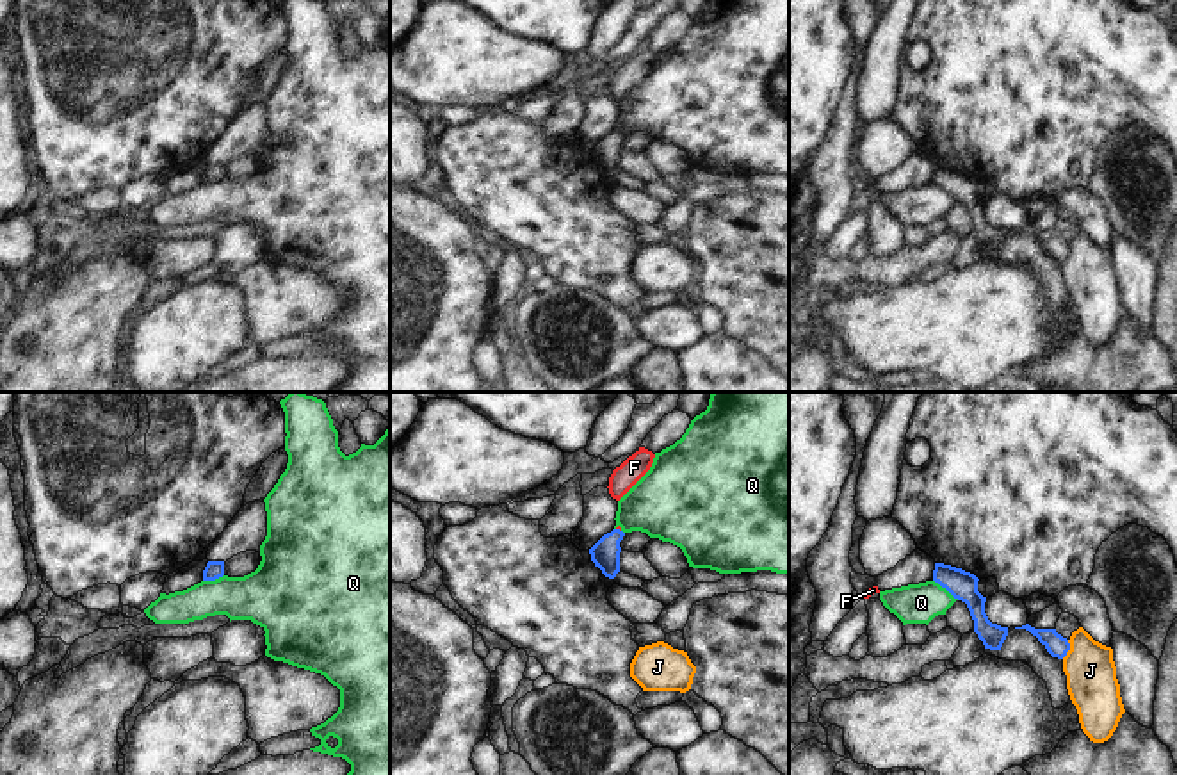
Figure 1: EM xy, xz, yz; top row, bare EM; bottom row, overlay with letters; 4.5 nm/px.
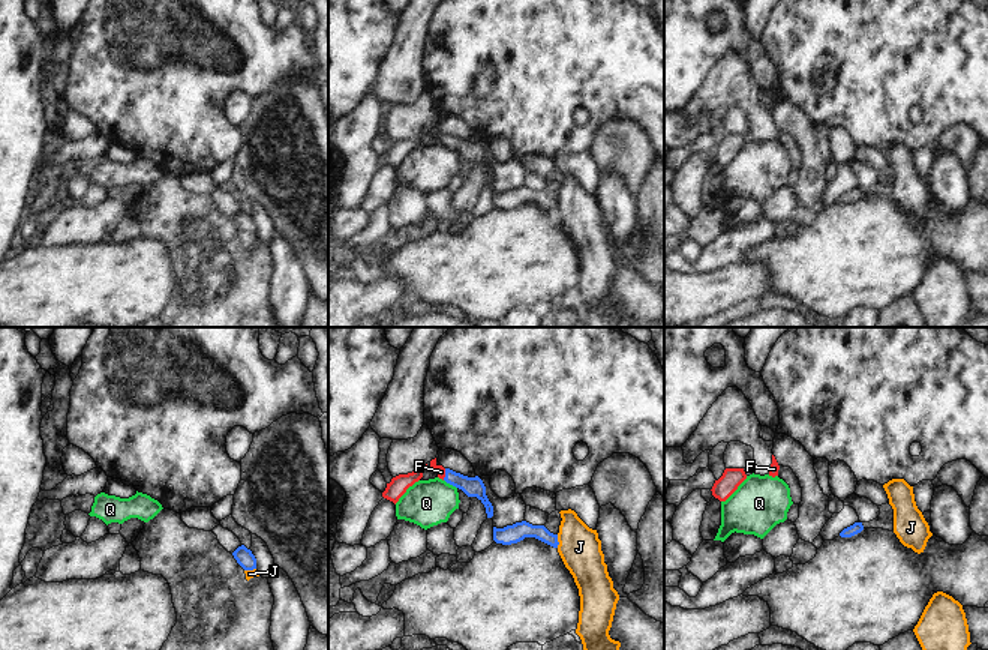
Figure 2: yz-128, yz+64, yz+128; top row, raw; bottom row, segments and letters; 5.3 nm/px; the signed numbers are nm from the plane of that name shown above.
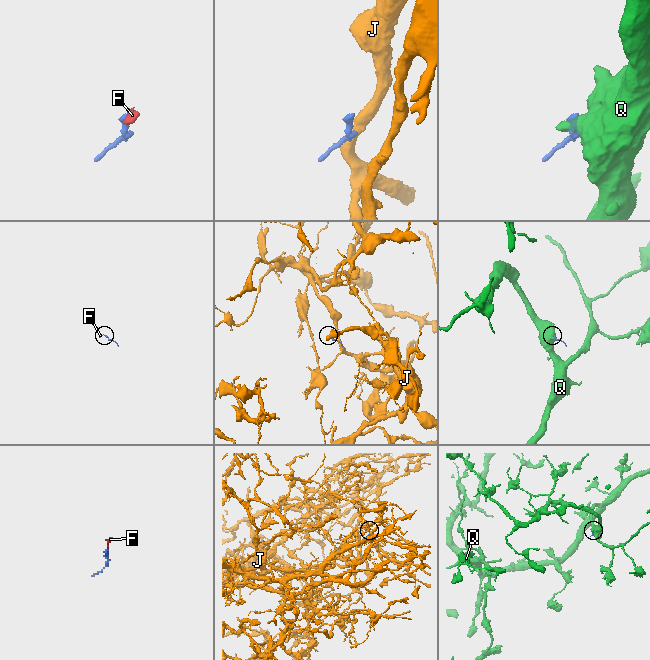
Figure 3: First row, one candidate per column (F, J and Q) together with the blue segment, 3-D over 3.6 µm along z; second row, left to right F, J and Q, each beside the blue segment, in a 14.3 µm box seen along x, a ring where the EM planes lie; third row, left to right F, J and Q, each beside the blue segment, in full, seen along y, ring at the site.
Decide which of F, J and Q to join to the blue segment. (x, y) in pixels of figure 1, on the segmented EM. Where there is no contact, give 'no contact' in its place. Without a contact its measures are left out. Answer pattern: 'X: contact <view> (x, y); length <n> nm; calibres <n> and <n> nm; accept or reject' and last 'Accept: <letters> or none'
F: contact xz (618, 530); length 30 nm; calibres 130 and 20 nm; accept
J: contact yz (1069, 649); length 90 nm; calibres 100 and 220 nm; reject
Q: contact yz (946, 588); length 150 nm; calibres 130 and 180 nm; reject
Accept: F

